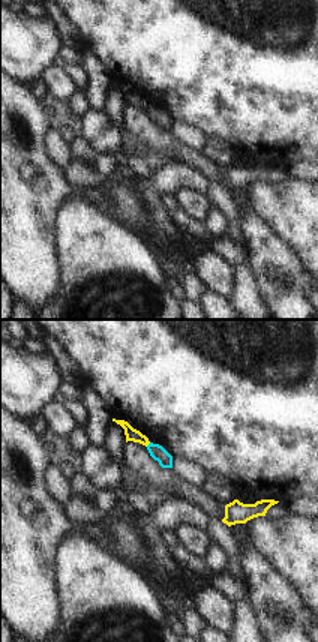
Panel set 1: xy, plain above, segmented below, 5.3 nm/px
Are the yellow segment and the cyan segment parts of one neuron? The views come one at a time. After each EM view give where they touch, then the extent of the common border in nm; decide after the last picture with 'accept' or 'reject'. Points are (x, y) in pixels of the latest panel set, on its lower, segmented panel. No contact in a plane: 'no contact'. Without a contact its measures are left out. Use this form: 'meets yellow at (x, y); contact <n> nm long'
meets yellow at (147, 444); contact 40 nm long

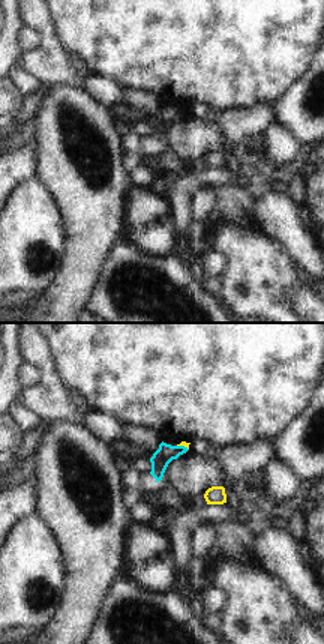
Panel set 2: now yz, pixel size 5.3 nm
meets yellow at (183, 445); contact 70 nm long

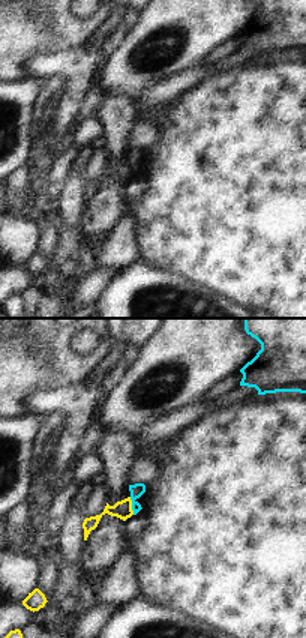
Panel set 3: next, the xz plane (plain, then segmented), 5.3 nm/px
meets yellow at (131, 506); contact 100 nm long

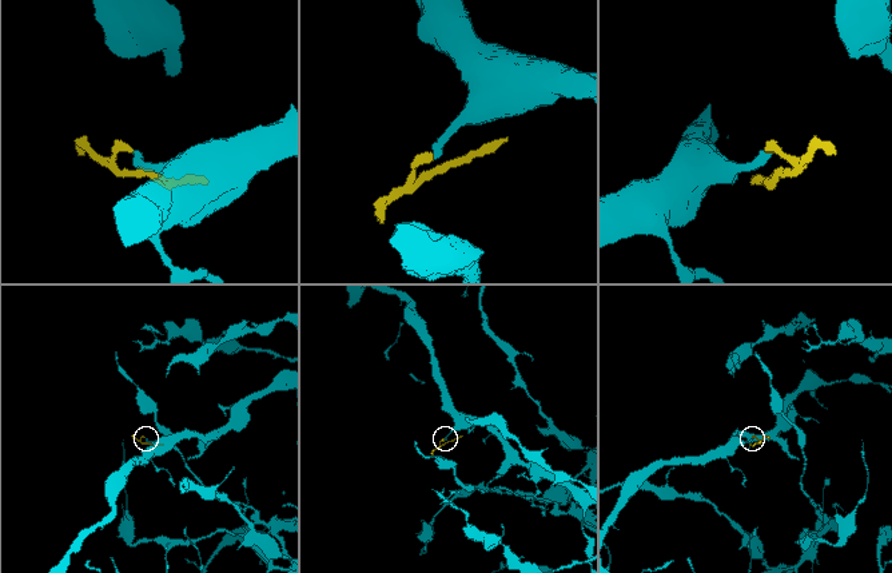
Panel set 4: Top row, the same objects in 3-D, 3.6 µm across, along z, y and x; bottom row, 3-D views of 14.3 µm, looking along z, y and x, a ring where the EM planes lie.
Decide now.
reject

